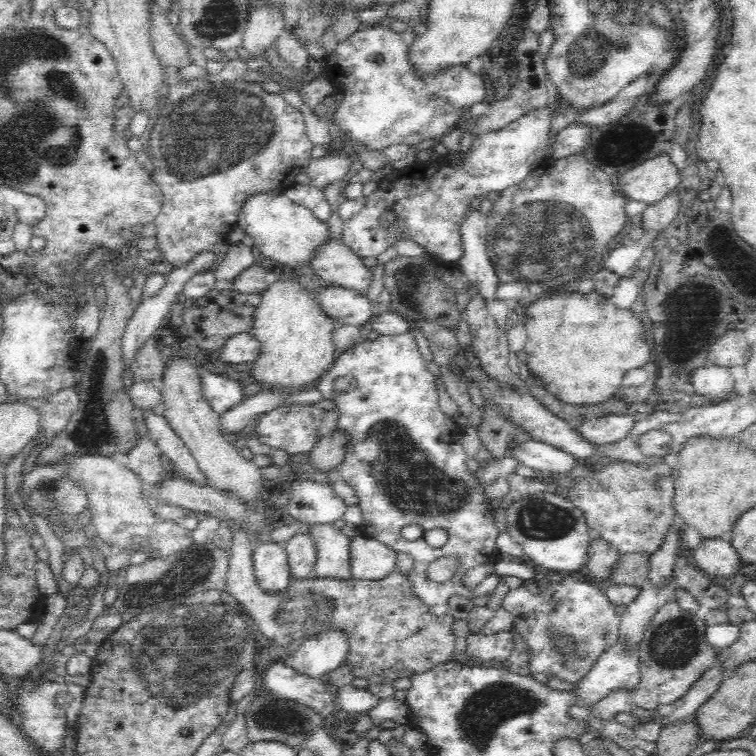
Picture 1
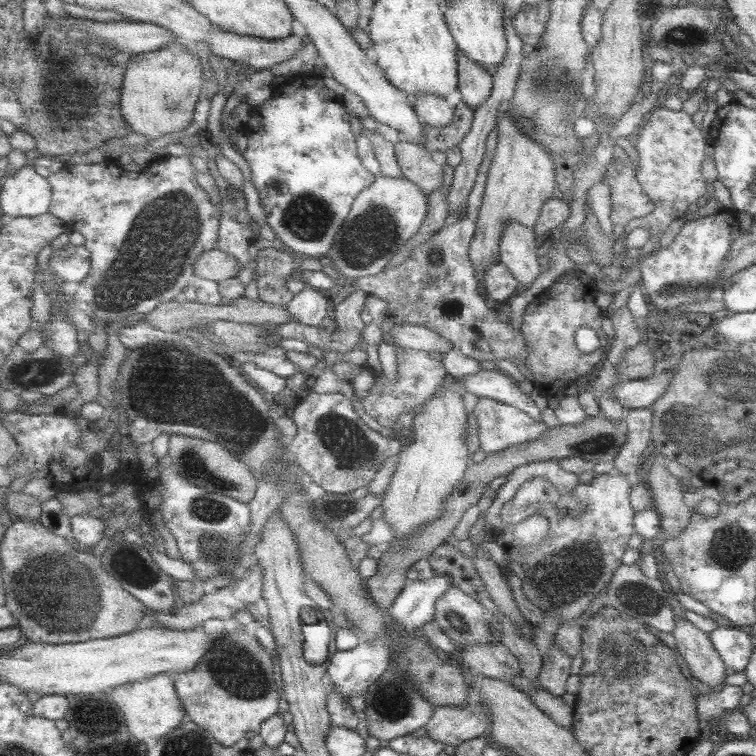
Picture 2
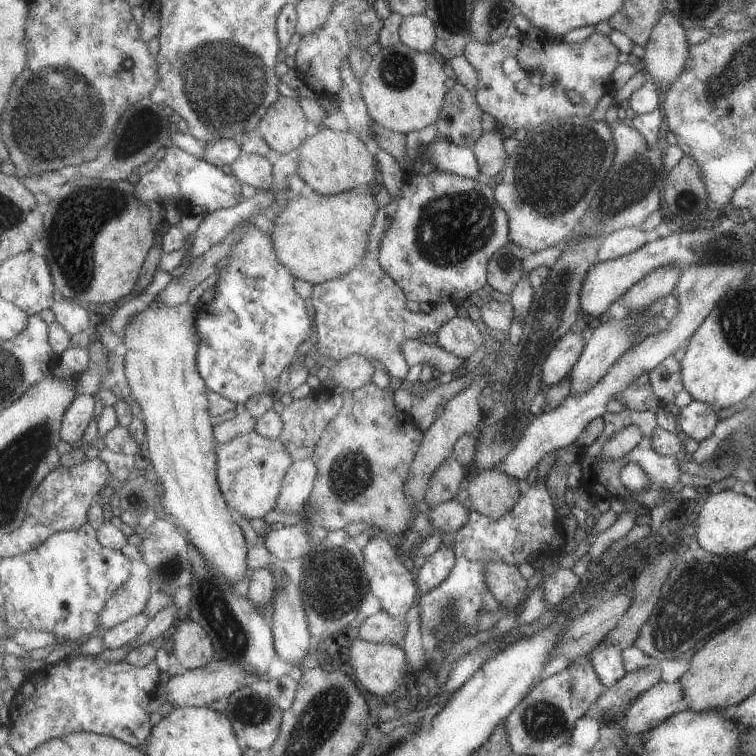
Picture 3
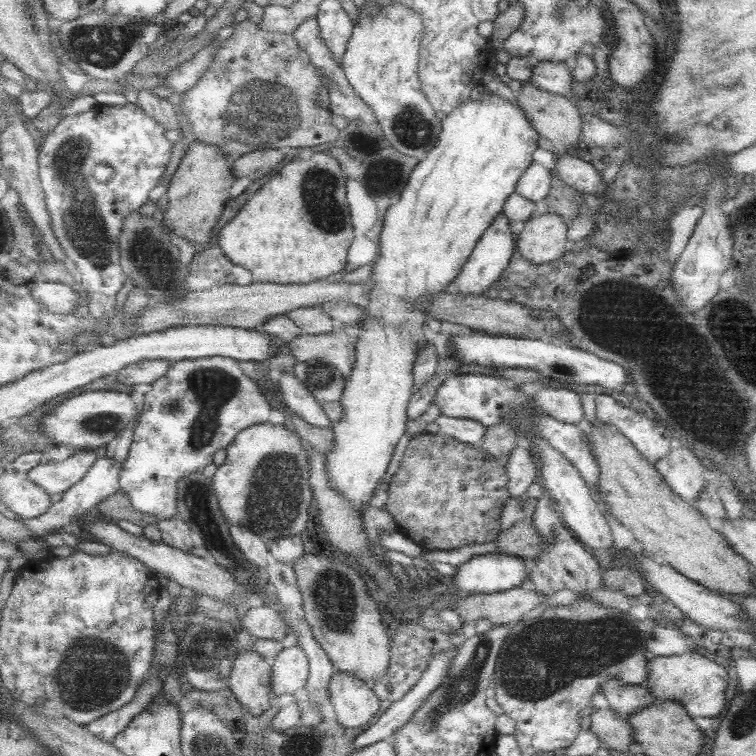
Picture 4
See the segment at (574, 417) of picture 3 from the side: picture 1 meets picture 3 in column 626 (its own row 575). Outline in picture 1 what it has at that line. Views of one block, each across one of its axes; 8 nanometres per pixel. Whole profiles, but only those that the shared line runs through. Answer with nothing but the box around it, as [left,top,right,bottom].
[352,534,398,580]

